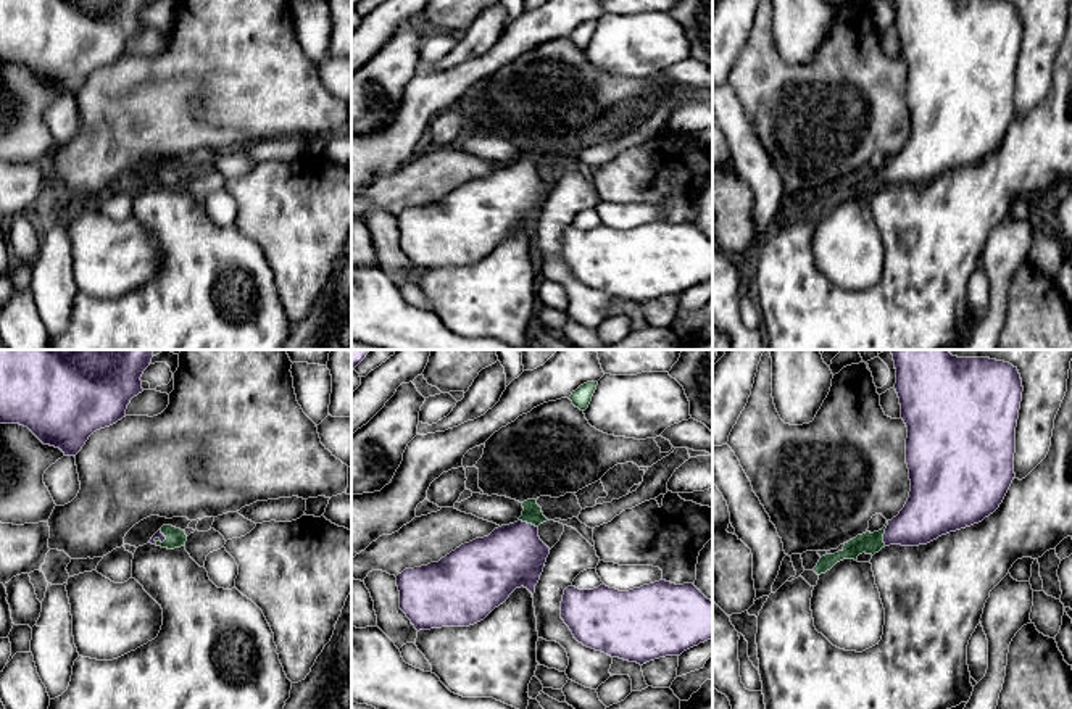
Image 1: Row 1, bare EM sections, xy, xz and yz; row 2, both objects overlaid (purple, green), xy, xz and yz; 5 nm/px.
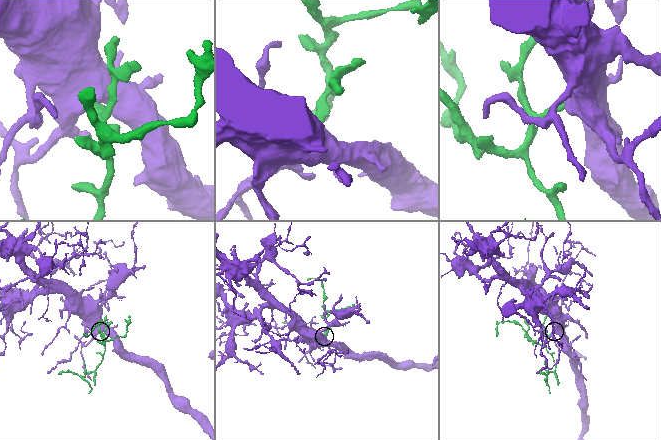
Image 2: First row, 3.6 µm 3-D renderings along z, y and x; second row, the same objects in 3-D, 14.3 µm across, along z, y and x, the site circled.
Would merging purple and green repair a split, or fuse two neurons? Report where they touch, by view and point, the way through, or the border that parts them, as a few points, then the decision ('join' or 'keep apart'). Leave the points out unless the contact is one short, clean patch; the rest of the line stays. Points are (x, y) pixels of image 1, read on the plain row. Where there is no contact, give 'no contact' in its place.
contact yz (884, 173); way yz (929, 152), (908, 168), (884, 173), (869, 182); join

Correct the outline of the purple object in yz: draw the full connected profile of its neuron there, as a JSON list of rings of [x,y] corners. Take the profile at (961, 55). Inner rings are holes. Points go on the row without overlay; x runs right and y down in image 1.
[[[895,0],[895,8],[908,66],[909,137],[882,169],[858,174],[841,190],[822,195],[814,206],[817,214],[862,192],[874,195],[890,184],[927,184],[979,163],[999,147],[1016,116],[1016,66],[1024,31],[1017,6],[1004,0]]]

